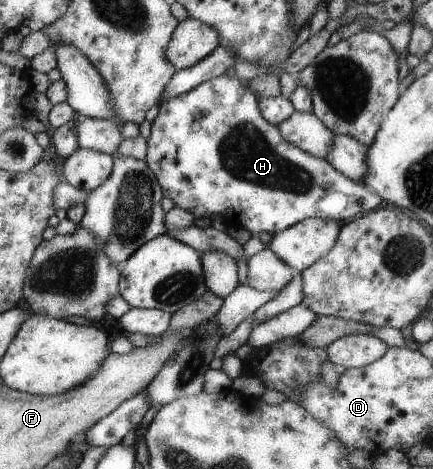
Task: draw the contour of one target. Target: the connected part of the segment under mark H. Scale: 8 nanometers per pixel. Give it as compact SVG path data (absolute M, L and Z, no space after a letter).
M220 74L159 104L157 115L150 123L150 134L145 140L146 154L144 162L156 176L163 197L168 197L168 199L172 200L174 206L189 211L195 218L208 217L208 219L212 220L213 216L219 216L224 225L226 225L226 229L232 233L240 229L245 229L248 234L257 234L266 231L266 233L270 235L282 231L310 216L345 223L370 210L378 209L380 205L384 205L381 197L374 190L370 190L364 185L346 179L346 177L339 171L336 171L326 160L312 157L310 154L298 149L295 145L288 143L280 135L278 126L268 123L260 115L257 108L257 100L254 92L248 87L248 84L244 80L238 79L235 76L230 77L225 74Z

